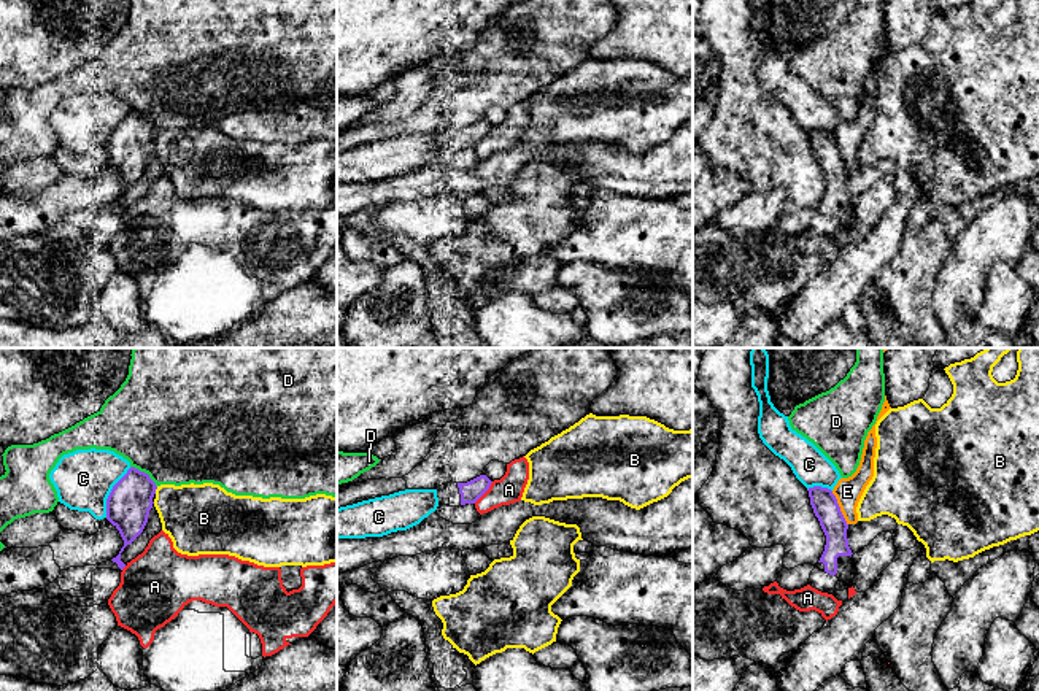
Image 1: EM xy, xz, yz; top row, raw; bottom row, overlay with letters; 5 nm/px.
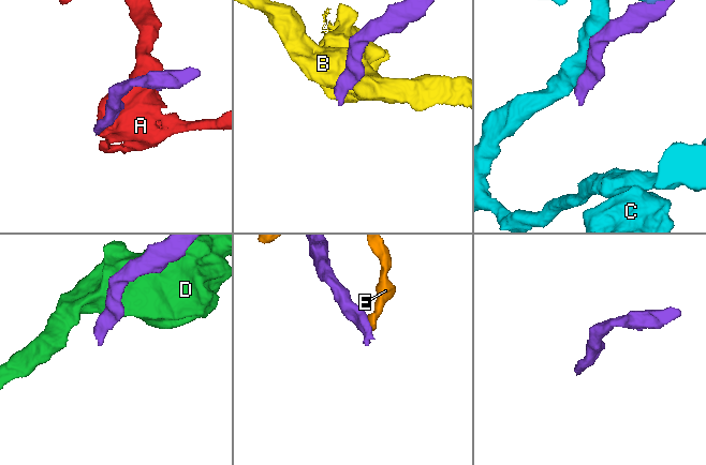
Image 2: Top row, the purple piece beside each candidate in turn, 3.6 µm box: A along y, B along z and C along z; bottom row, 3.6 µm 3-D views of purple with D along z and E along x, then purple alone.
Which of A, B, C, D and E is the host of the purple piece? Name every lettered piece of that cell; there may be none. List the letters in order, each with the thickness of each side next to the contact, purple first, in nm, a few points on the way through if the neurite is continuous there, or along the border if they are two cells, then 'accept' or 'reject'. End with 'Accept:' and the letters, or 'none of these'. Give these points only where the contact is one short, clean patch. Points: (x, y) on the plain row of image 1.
A: calibres 110 and 140 nm; border xz (493, 126), (474, 146); reject
B: calibres 220 and 340 nm; border xy (158, 131), (154, 137); reject
C: calibres 220 and 300 nm; reject
D: calibres 220 and 500 nm; reject
E: calibres 130 and 140 nm; border yz (831, 135), (847, 169); reject
Accept: none of these

